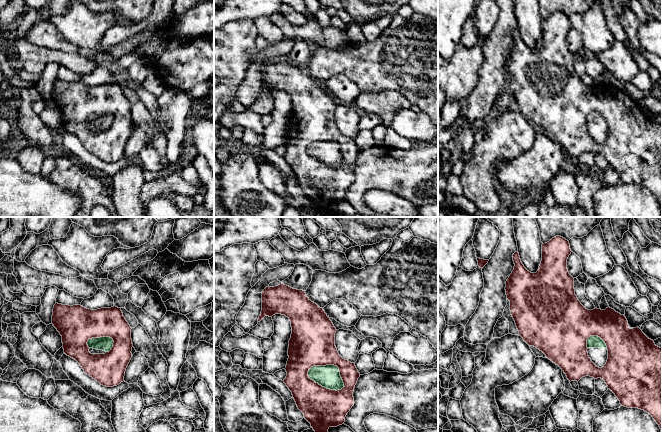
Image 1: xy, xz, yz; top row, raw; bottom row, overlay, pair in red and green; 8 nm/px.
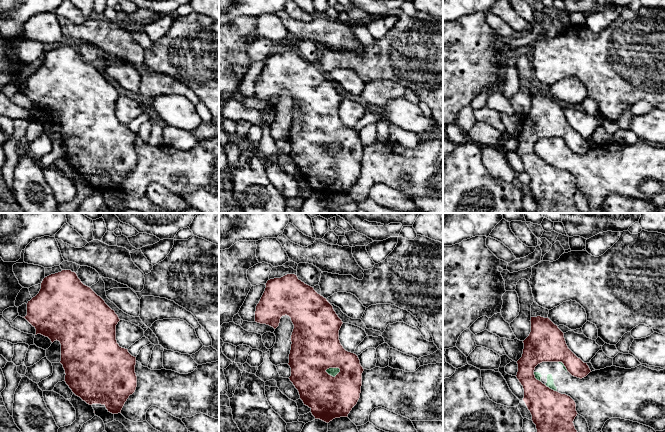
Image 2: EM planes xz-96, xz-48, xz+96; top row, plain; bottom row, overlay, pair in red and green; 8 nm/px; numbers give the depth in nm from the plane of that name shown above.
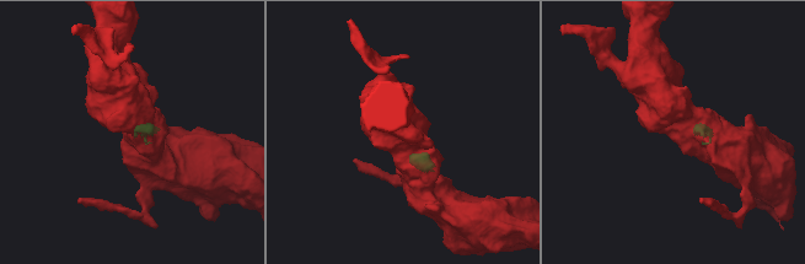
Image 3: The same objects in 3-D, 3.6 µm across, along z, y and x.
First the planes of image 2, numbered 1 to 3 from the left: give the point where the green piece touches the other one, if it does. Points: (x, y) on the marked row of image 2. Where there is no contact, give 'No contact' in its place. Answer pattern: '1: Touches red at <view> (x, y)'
1: No contact
2: Touches red at xz-48 (332, 367)
3: Touches red at xz+96 (549, 388)

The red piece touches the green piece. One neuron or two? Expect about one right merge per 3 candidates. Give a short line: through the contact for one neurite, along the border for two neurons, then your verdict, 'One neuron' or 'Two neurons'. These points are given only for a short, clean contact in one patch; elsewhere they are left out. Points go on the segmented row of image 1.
Two neurons

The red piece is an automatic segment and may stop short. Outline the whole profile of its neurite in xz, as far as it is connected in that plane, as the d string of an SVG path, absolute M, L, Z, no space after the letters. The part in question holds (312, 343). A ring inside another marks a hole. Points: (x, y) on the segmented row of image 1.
M280 283L275 287L266 287L262 291L262 311L260 322L265 316L285 315L291 321L292 334L289 340L287 376L284 383L292 392L298 409L311 424L315 432L328 432L330 427L344 424L345 417L354 405L353 392L360 377L355 363L343 359L335 346L336 328L323 308L312 302L305 291L293 289ZM334 365L339 368L344 387L341 390L330 390L322 387L308 376L313 366Z

